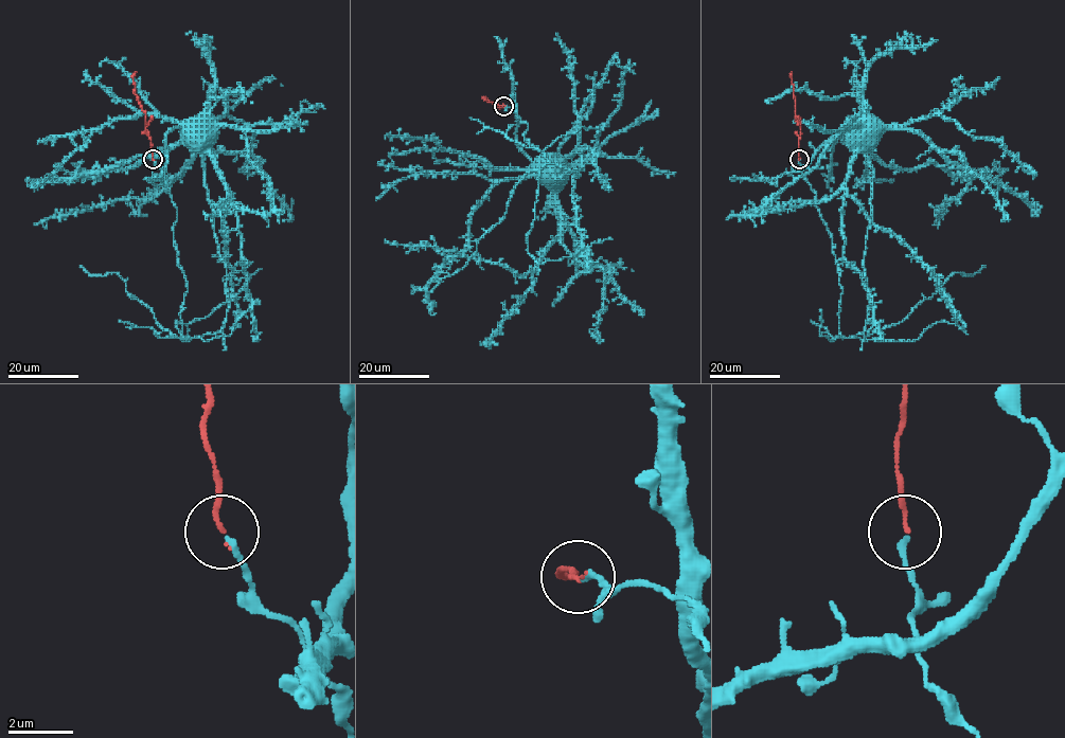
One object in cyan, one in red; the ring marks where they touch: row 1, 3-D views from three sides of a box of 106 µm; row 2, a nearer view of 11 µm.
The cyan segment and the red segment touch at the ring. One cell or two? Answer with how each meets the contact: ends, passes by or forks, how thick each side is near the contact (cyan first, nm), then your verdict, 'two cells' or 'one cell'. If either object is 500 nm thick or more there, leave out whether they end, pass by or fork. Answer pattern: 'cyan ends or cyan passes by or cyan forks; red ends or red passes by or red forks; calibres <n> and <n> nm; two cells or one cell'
cyan ends; red ends; calibres 190 and 140 nm; one cell

